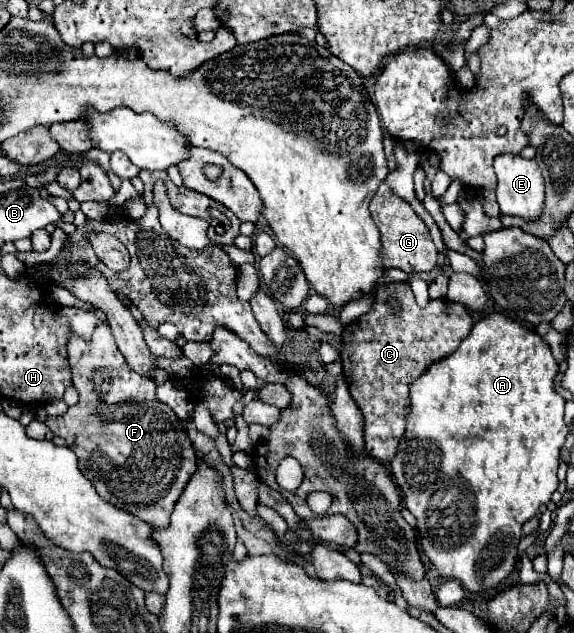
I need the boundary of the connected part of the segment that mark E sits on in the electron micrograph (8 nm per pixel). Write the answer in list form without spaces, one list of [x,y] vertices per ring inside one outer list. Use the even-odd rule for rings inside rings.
[[[500,154],[494,158],[494,172],[498,176],[496,198],[498,198],[502,214],[534,220],[534,216],[542,212],[542,200],[544,200],[544,178],[538,164],[518,154]]]

